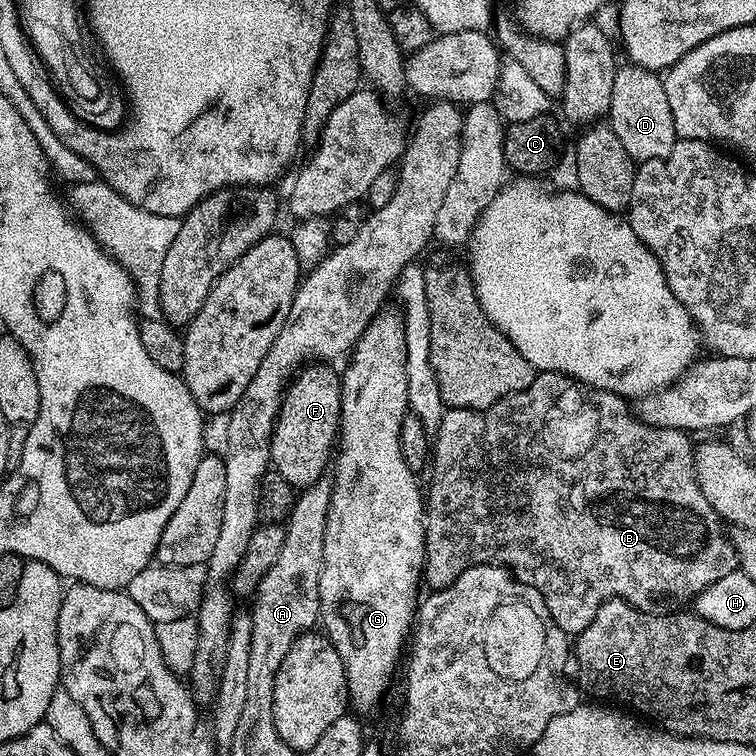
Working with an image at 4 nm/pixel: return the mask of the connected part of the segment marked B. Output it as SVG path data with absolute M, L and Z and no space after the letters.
M537 372L534 382L529 388L521 392L512 392L509 396L502 397L498 402L494 402L494 406L489 408L448 408L444 413L444 417L440 419L439 430L434 433L434 461L430 466L430 472L432 468L432 486L429 490L427 487L426 490L423 583L432 590L445 588L455 582L458 574L462 574L467 568L473 568L476 564L499 564L501 568L507 568L517 580L534 586L534 590L538 590L538 594L542 594L542 598L546 602L554 622L564 633L578 634L582 630L586 630L586 626L590 626L590 622L594 622L594 614L598 614L598 610L607 600L625 600L627 604L632 605L633 608L641 608L643 612L659 609L659 604L676 604L672 606L680 606L683 605L680 604L683 600L688 600L688 602L695 601L697 594L702 590L706 590L714 582L718 582L718 578L726 578L726 574L737 571L738 557L736 555L735 543L730 539L730 536L724 533L725 525L722 523L720 515L714 510L714 506L710 506L706 494L702 494L702 490L698 486L693 437L689 433L682 431L681 428L659 428L653 424L648 424L645 420L640 419L639 415L634 414L633 409L631 412L628 409L628 404L629 401L623 396L616 396L612 392L592 388L589 384L584 384L581 380L564 376L560 372Z

